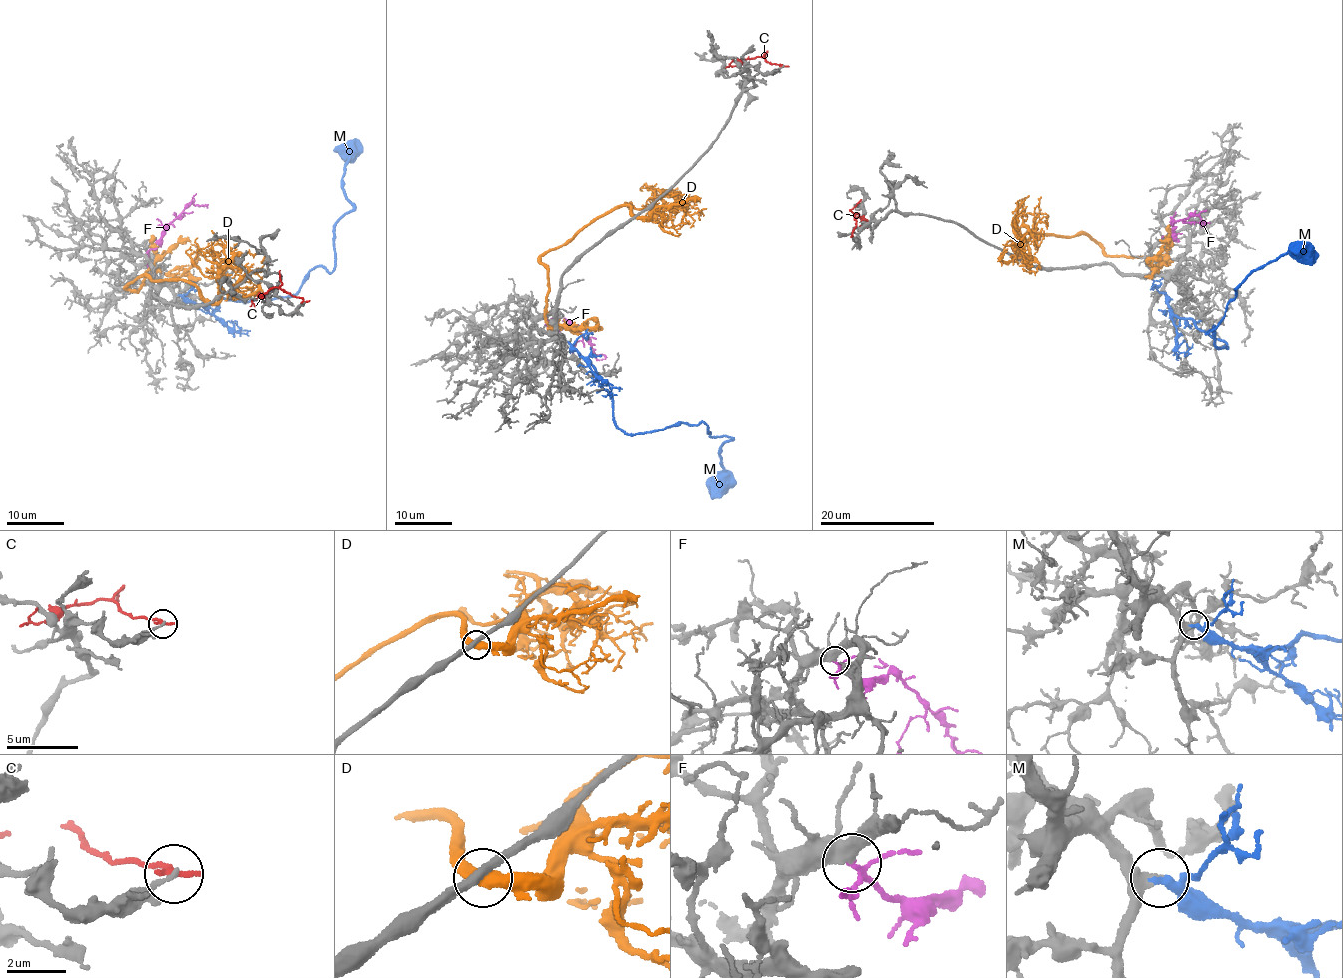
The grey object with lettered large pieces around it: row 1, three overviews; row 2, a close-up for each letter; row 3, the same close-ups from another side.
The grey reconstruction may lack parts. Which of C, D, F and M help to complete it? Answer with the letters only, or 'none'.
F, M

